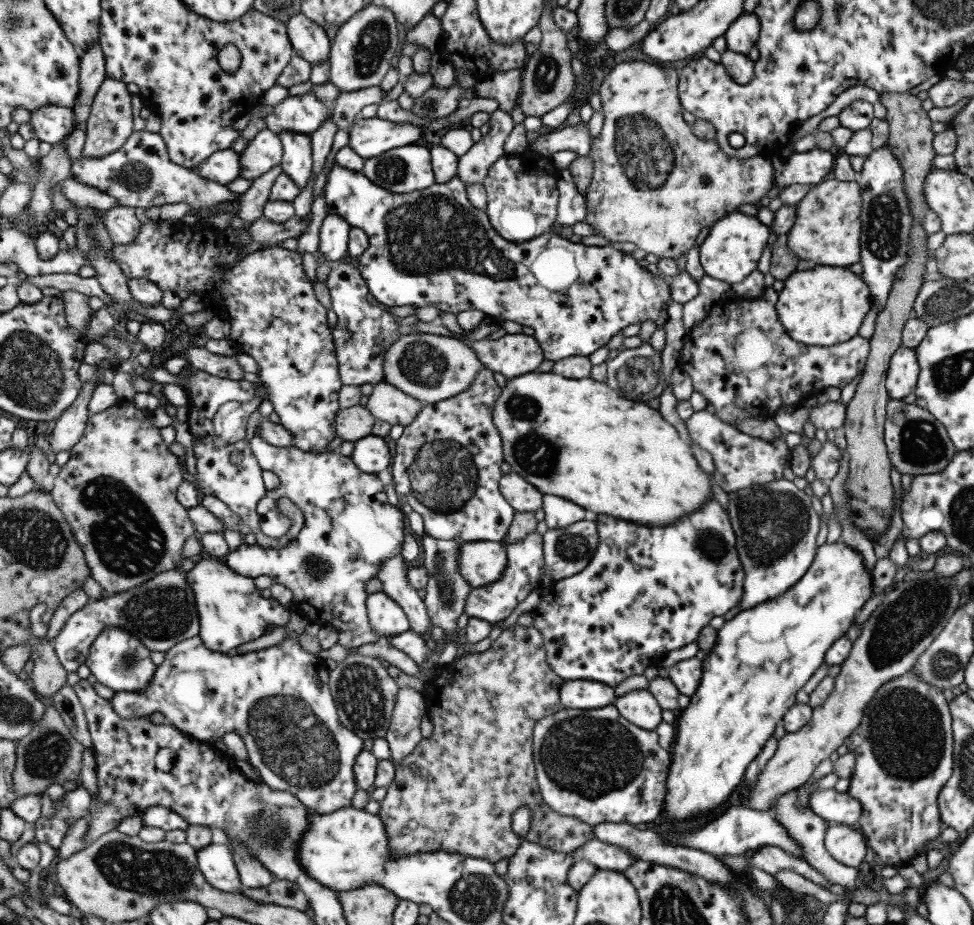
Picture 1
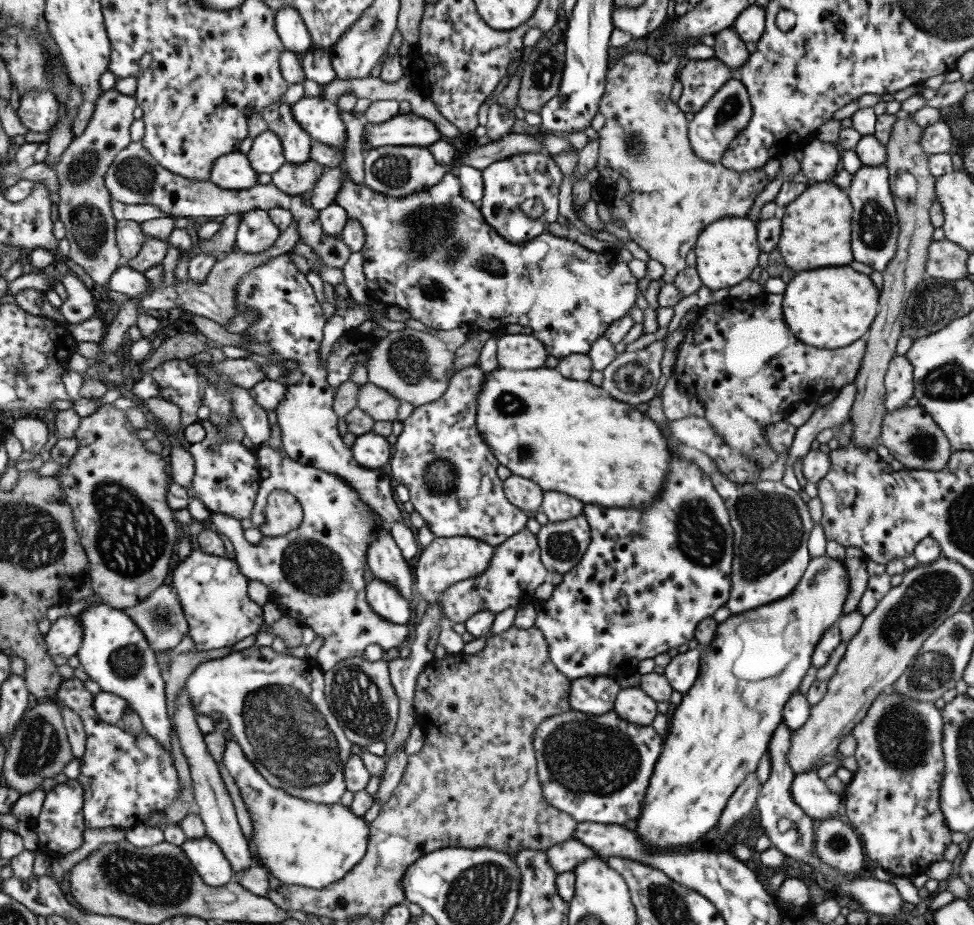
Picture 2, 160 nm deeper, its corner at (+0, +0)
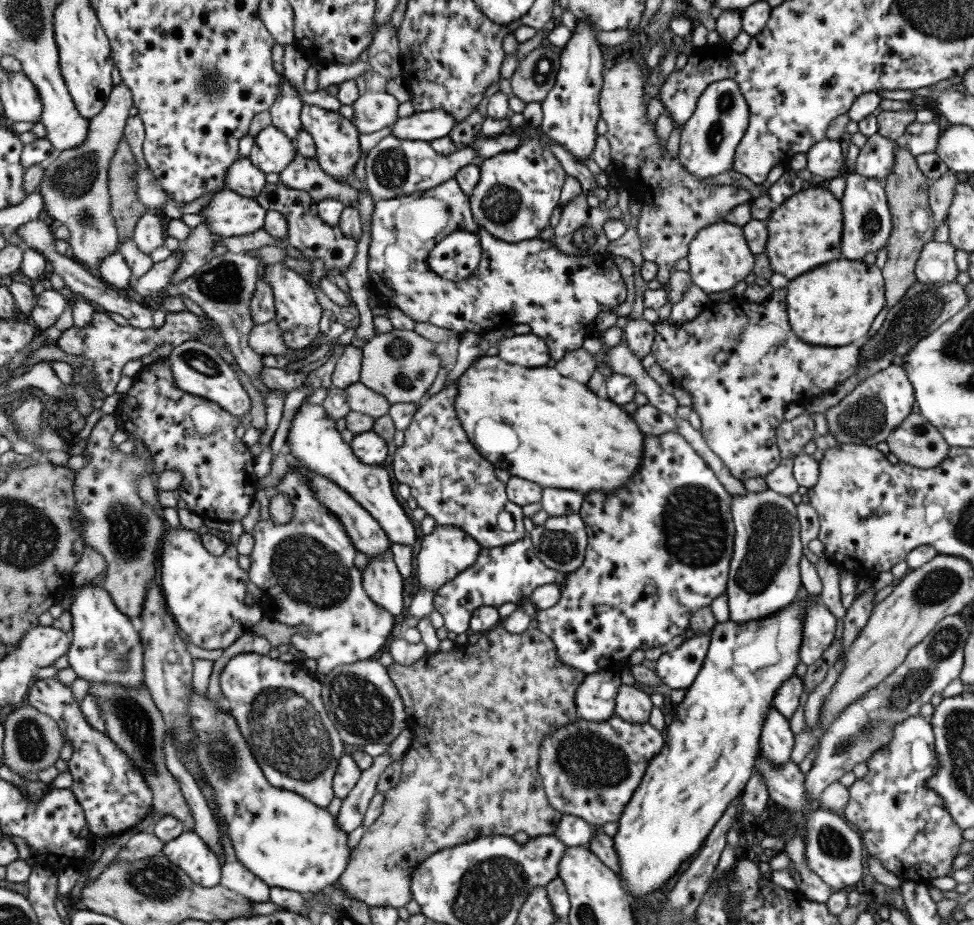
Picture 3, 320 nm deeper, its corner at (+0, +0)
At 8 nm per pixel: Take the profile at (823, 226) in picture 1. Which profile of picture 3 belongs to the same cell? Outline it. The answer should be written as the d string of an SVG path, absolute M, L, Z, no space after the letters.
M812 186L802 188L786 198L781 204L773 206L769 217L766 218L767 240L765 241L764 254L769 260L772 272L785 276L787 280L795 278L795 274L803 274L815 266L834 261L840 256L840 238L842 235L842 221L840 202L829 190Z

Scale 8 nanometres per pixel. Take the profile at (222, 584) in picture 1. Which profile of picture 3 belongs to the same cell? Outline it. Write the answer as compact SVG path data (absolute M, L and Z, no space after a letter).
M181 526L171 529L166 534L166 541L168 544L163 546L162 567L157 583L162 590L167 611L179 631L186 636L186 639L197 646L197 648L219 650L219 648L227 648L239 636L250 632L250 628L256 622L259 622L262 614L257 604L252 606L243 605L248 574L238 566L236 548L231 543L227 543L224 554L219 557L213 557L199 544L200 534L197 531L183 529Z

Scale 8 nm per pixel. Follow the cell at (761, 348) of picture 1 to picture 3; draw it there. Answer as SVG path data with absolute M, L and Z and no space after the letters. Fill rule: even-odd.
M779 288L777 290L773 289L770 296L761 303L749 302L744 297L724 303L715 303L713 305L705 305L699 314L692 318L690 321L683 322L682 324L672 323L672 320L667 317L666 320L655 321L654 325L654 337L652 340L652 346L650 347L650 352L655 358L656 364L668 374L668 376L675 380L679 384L679 388L686 390L691 396L691 409L697 413L699 419L701 420L701 430L698 432L701 434L703 441L709 447L709 450L713 452L720 460L724 467L731 474L732 478L737 481L747 480L749 478L761 478L765 477L768 473L780 464L780 455L775 442L775 428L779 426L781 422L784 421L783 414L785 408L791 403L803 404L811 397L821 396L826 391L835 388L838 384L849 379L856 372L857 366L857 343L851 343L840 347L824 347L824 346L813 346L799 340L795 336L795 333L790 329L786 308L785 308L785 288ZM717 352L725 352L725 362L717 364L713 361L713 356Z

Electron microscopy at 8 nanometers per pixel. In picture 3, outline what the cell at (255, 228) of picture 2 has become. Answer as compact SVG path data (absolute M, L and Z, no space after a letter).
M223 189L215 192L198 214L205 217L212 234L229 237L262 229L265 212L257 201Z

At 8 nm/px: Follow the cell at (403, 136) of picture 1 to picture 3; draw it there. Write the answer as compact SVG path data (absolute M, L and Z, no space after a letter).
M444 110L414 111L410 116L399 117L390 127L390 135L429 142L447 135L455 123Z

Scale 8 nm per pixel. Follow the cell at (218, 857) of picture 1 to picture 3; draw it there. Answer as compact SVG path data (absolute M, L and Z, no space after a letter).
M184 830L173 840L163 843L159 853L165 854L199 886L211 888L218 884L221 864L193 830Z

